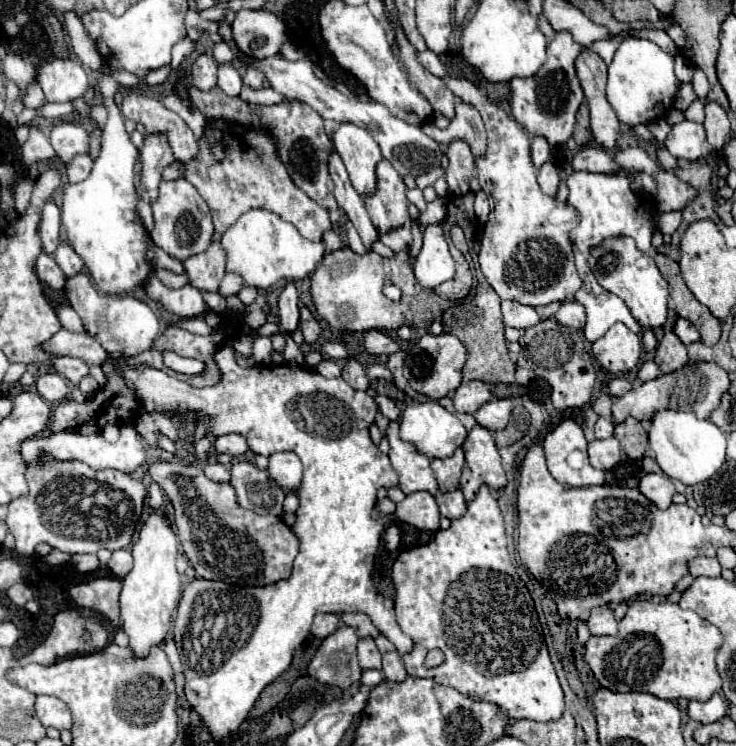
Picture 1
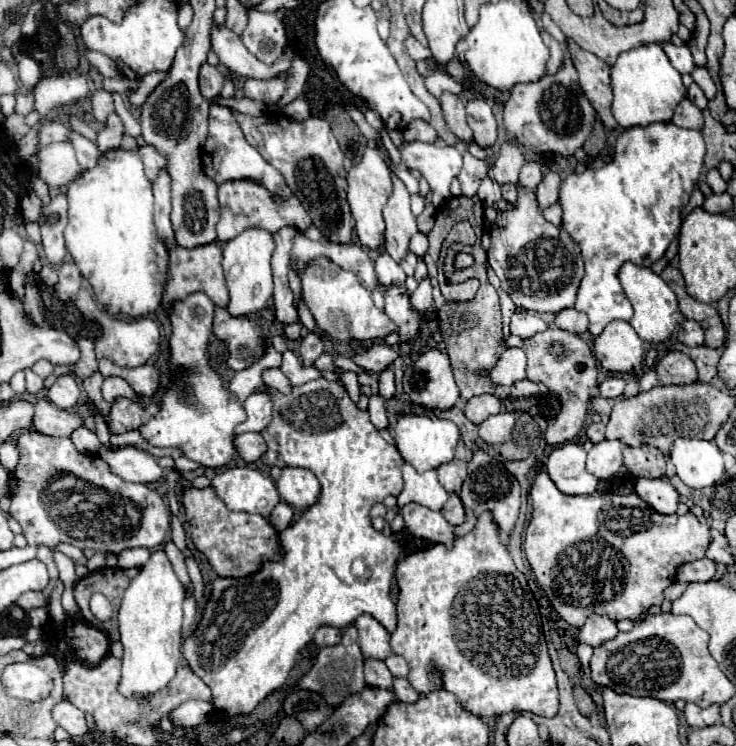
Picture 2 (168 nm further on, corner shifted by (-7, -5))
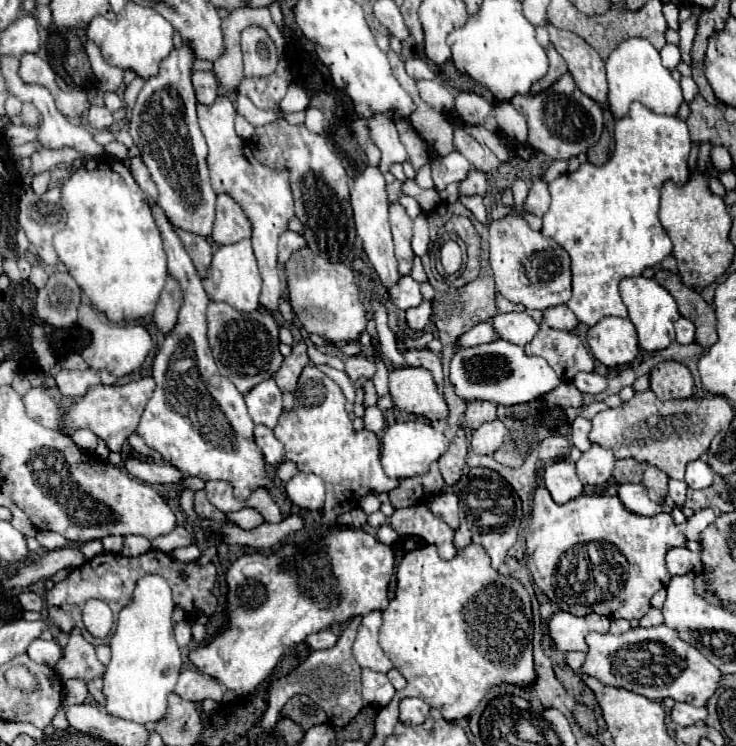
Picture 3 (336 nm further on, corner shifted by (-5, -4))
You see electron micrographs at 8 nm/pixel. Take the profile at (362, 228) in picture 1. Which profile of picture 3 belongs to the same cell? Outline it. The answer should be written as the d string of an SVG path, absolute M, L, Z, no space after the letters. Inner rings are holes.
M403 351L403 357L407 365L411 367L425 367L433 373L435 387L441 395L445 395L445 381L443 381L443 369L441 369L441 359L433 351Z

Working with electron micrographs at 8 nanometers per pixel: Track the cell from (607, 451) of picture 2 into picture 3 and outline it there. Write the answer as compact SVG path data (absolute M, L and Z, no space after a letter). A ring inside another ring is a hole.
M591 445L591 449L585 451L581 459L575 463L577 477L581 479L581 483L587 485L603 485L611 477L613 465L615 465L613 451L597 445Z

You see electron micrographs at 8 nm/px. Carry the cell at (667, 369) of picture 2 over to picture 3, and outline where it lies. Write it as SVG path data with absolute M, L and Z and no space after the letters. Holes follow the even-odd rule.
M665 361L651 369L651 391L661 401L669 399L689 399L693 397L693 377L681 363Z

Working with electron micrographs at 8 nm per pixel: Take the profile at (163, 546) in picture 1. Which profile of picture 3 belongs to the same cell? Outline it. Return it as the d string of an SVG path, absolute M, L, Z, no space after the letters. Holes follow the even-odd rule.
M145 575L135 589L133 603L127 605L117 619L115 635L111 637L111 663L107 665L107 671L103 675L103 695L105 695L105 711L113 717L127 719L127 721L139 721L139 723L151 723L159 721L165 715L167 709L167 697L173 693L177 675L181 671L181 653L175 643L173 635L173 599L171 589L167 581L159 575Z

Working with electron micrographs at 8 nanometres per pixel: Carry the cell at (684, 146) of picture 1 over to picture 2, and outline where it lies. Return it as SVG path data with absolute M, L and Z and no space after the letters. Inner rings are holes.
M671 122L649 124L647 128L629 128L617 138L615 160L583 174L569 174L559 192L559 202L563 206L563 224L561 228L571 234L579 244L581 256L585 262L585 276L581 280L575 308L589 316L589 332L599 336L603 328L613 320L629 322L633 316L633 306L621 290L617 280L617 270L623 262L631 260L635 264L651 266L663 258L667 246L681 224L681 210L689 202L689 196L695 188L695 182L701 174L705 158L705 140L699 130L677 128Z

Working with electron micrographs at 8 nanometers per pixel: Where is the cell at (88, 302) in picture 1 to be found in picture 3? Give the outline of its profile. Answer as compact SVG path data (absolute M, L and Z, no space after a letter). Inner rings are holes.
M83 303L79 307L79 325L91 333L89 347L81 353L85 363L97 371L109 371L115 377L125 377L131 371L139 369L147 357L147 353L153 347L153 341L145 327L141 325L117 325L107 321L99 311L95 311L91 305Z

